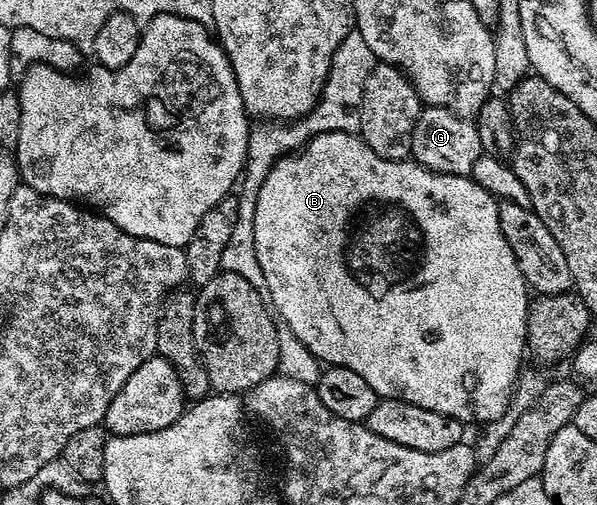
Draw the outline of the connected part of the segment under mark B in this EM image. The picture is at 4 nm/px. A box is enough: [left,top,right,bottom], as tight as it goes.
[254,132,530,424]

